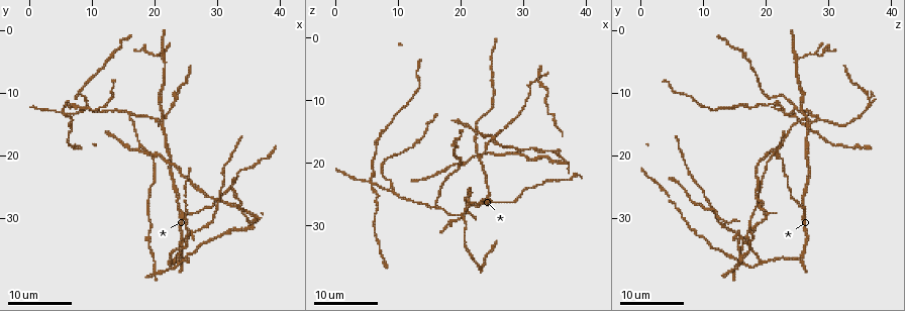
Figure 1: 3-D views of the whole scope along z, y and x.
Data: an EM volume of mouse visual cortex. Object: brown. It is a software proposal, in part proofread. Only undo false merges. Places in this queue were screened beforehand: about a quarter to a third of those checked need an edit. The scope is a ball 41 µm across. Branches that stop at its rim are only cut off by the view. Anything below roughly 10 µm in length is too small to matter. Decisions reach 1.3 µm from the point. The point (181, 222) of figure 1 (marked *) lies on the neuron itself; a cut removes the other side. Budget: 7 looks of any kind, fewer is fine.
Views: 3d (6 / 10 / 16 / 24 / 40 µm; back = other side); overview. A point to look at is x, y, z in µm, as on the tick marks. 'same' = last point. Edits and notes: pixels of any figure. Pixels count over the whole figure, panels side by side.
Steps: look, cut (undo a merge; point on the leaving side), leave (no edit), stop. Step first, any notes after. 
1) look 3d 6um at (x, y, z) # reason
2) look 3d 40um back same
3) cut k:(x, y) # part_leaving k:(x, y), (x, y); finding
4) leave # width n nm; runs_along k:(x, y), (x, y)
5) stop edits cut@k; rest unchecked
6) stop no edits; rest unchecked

look 3d 24um at (16.0, 13.0, 26.5) # three-way junction

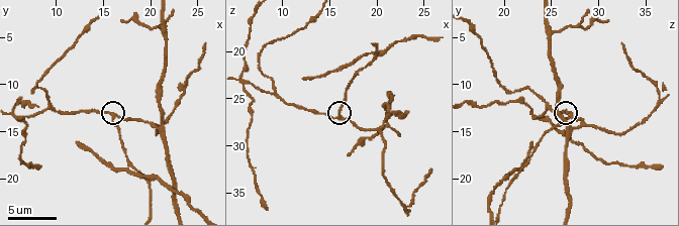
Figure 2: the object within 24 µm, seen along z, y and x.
look 3d 6um at (15.8, 13.4, 26.8)

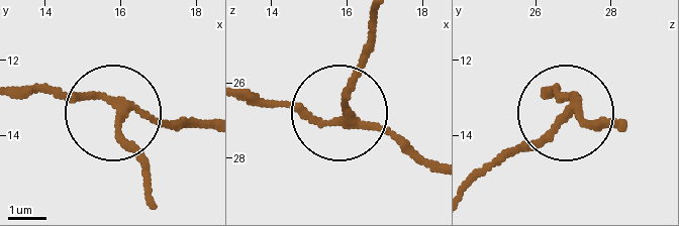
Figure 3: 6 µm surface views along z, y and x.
leave # arms 3; runs_along 3:(207, 128), (123, 112), (139, 163); continuous, no second neuron

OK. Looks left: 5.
look 3d 16um at (21.0, 14.8, 27.0) # branch point

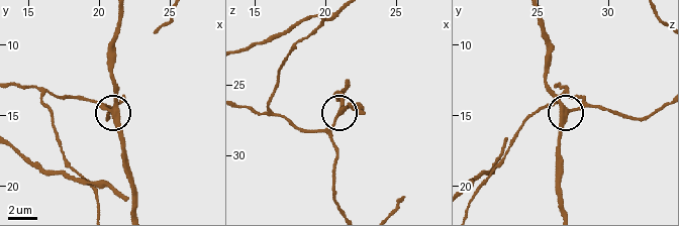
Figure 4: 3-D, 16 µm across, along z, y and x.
look 3d 6um at (21.0, 14.6, 27.0)

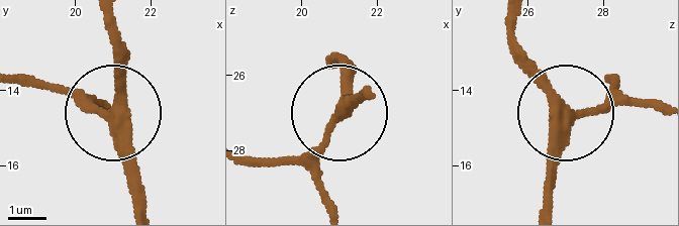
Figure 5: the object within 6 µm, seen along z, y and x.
leave # side_arm 20 um; arms 3; one neuron here

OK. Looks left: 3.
look 3d 16um at (5.8, 13.4, 23.2) # looks like a crossing

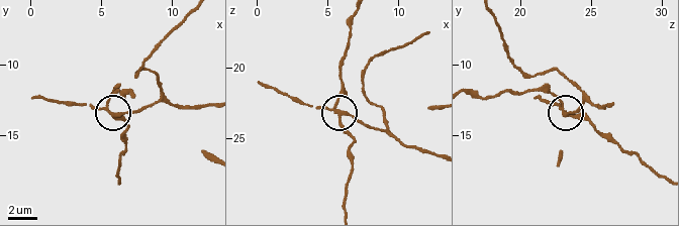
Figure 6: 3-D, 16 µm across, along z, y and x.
cut 6:(345, 133) # width 220 nm; part_leaving 6:(334, 111), (343, 87), (343, 62), (351, 18); two neurons meet here

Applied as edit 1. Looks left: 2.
stop edits cut@6; rest unchecked

